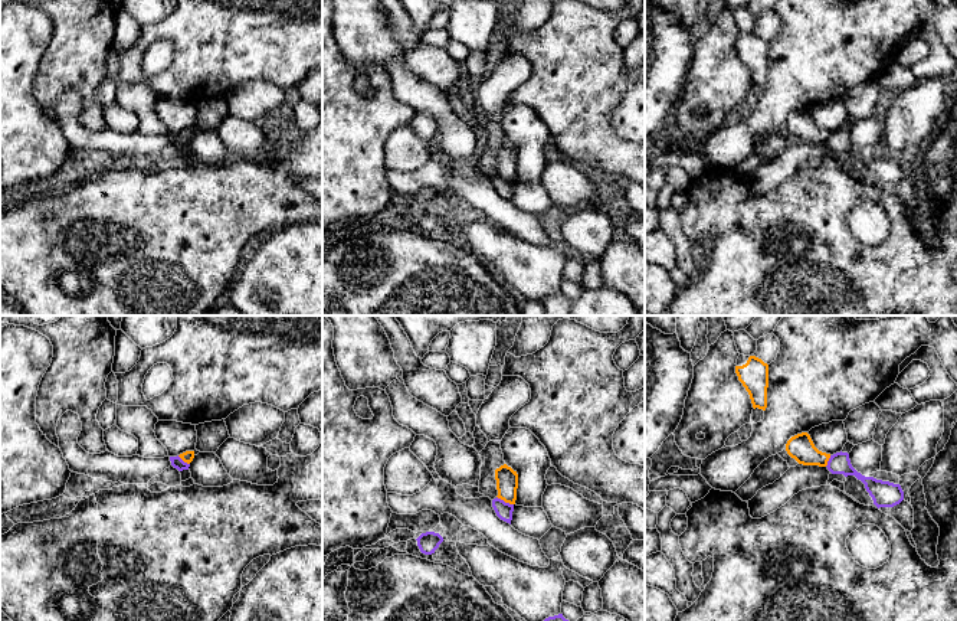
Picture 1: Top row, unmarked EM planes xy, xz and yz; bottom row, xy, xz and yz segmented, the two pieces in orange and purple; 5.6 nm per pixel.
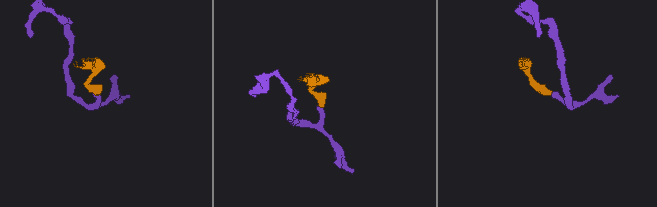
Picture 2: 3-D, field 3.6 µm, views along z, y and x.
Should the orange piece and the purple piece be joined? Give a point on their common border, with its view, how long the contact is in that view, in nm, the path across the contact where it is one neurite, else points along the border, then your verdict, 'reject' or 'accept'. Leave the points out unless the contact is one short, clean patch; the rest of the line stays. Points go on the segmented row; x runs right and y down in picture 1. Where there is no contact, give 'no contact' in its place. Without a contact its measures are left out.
xz (505, 502) | 110 nm | along xz (497, 496), (513, 505) | reject

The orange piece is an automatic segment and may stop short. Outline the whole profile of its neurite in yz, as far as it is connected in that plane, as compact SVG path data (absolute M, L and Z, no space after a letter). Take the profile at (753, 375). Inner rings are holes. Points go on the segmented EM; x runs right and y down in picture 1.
M740 354L735 363L735 373L750 395L753 408L766 411L768 388L768 365L761 359Z

